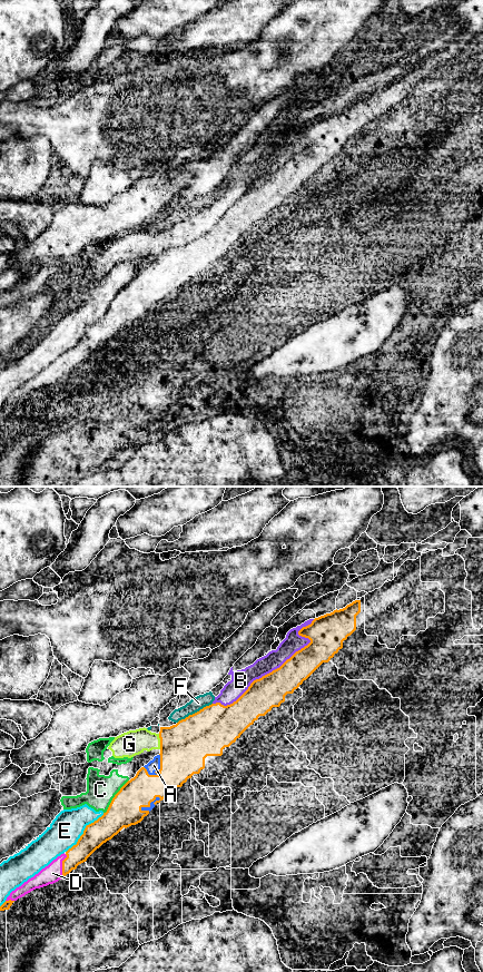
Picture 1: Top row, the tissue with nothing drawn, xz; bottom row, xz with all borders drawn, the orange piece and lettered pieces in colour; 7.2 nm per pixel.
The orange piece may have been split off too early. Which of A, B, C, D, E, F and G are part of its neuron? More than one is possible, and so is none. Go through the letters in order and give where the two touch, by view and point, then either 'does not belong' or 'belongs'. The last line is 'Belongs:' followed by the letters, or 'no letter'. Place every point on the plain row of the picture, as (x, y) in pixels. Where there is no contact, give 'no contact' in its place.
A: contact xz (160, 267); belongs
B: contact xz (275, 170); does not belong
C: contact xz (115, 297); does not belong
D: contact xz (62, 366); belongs
E: contact xz (84, 332); does not belong
F: contact xz (195, 214); does not belong
G: contact xz (160, 243); does not belong
Belongs: A, D

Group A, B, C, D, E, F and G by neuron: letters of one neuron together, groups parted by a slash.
A D / B G / C E F

